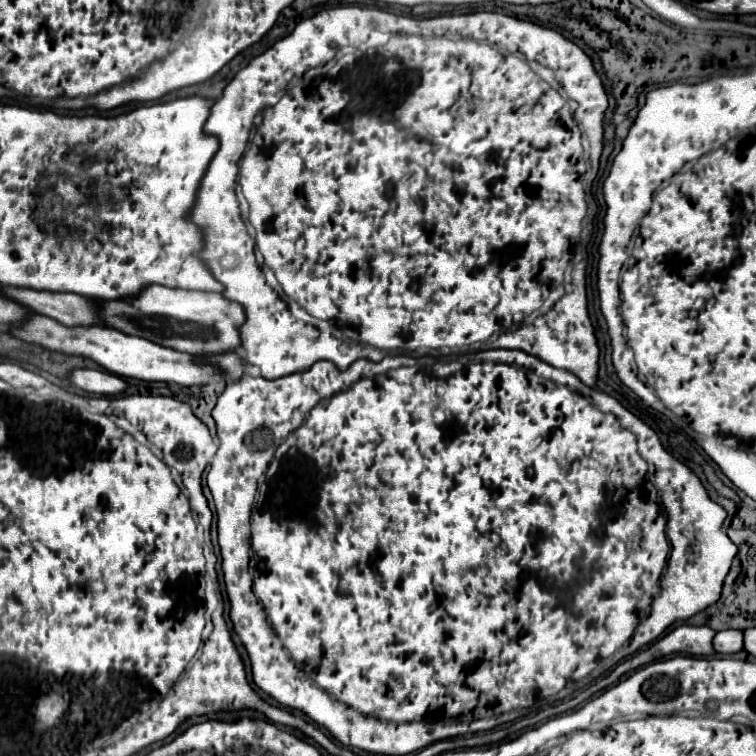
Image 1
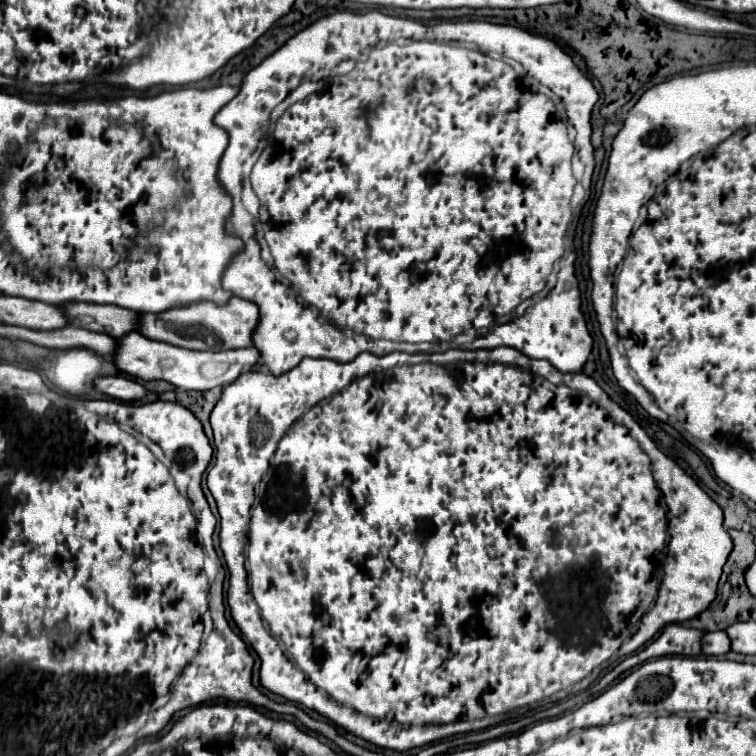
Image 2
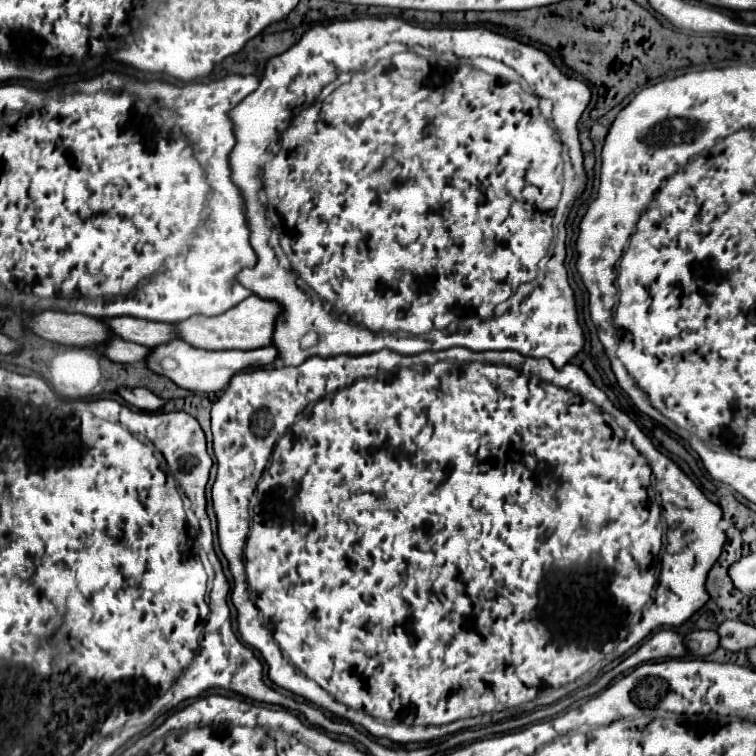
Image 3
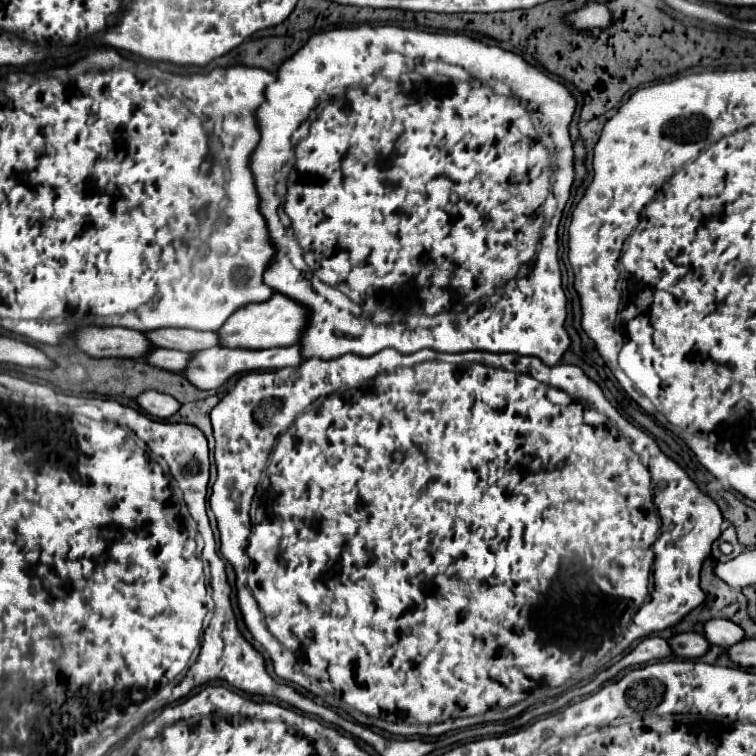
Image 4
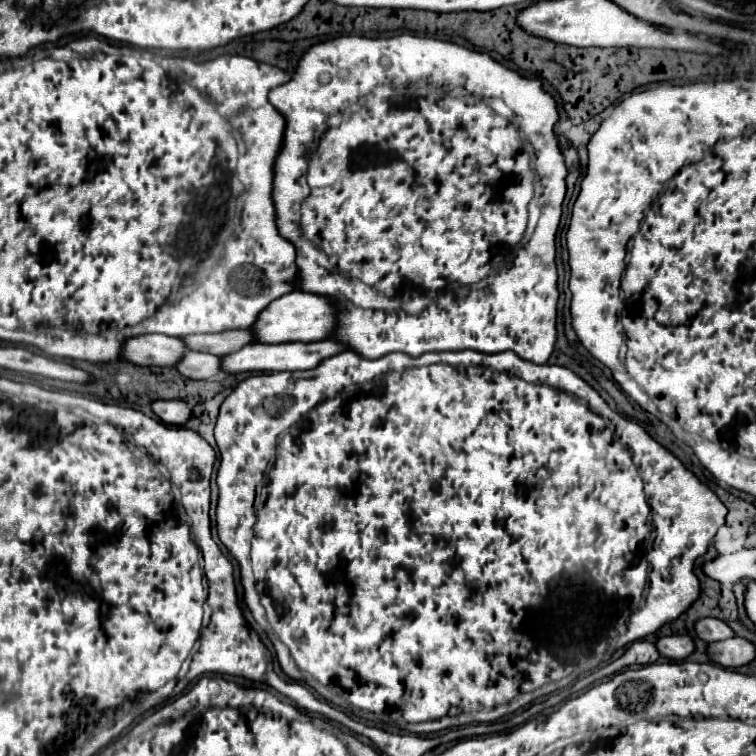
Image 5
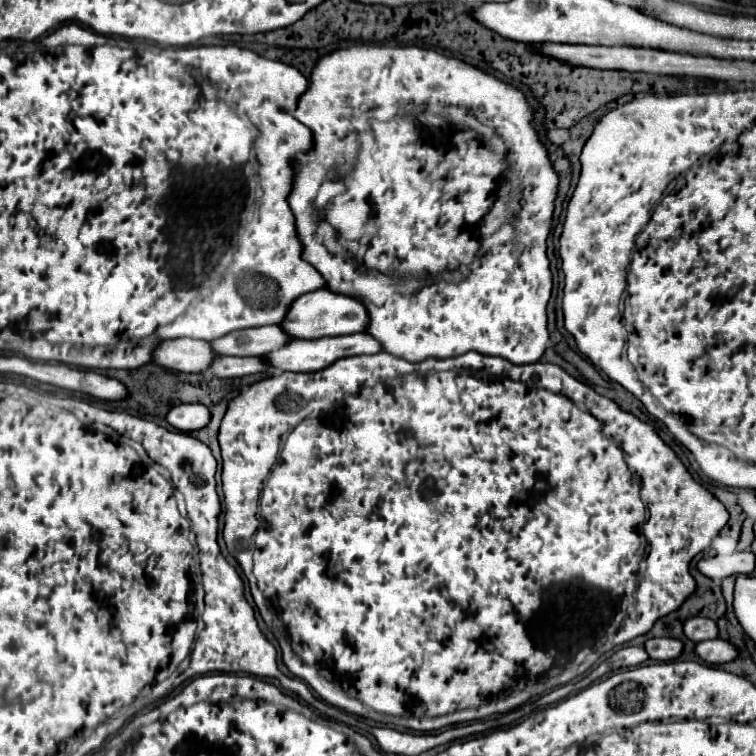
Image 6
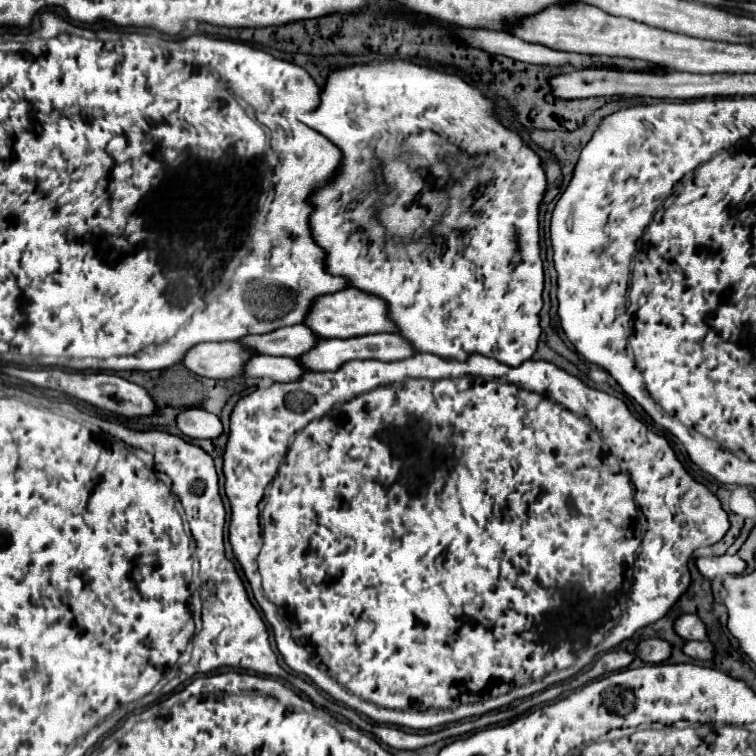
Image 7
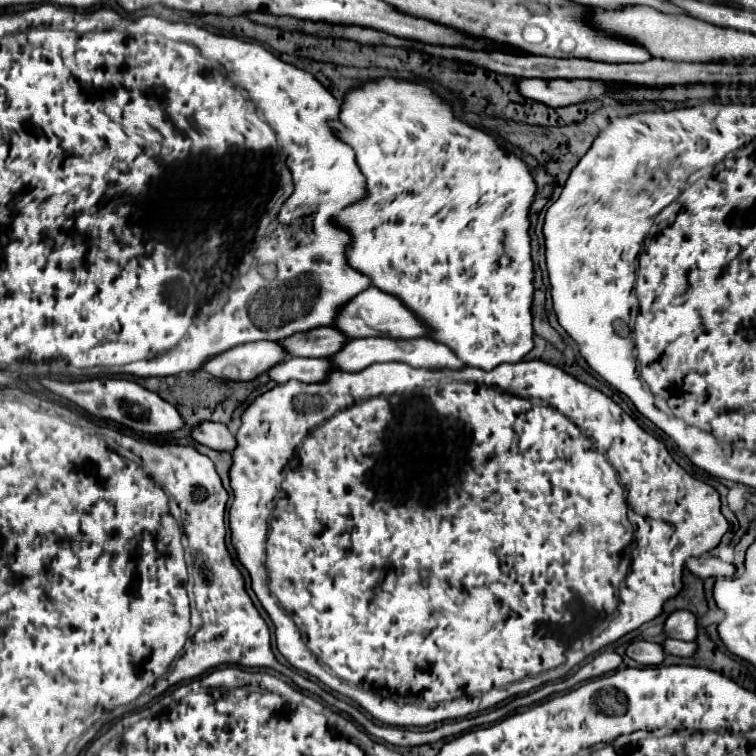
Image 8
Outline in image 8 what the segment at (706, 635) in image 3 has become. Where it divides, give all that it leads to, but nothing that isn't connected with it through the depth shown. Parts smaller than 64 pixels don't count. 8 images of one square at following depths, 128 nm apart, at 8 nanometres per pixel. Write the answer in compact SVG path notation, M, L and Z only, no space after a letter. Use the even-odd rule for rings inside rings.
M646 640L632 642L626 648L626 654L644 666L658 666L658 664L662 664L662 660L666 656L662 644L654 644L654 642L646 642Z

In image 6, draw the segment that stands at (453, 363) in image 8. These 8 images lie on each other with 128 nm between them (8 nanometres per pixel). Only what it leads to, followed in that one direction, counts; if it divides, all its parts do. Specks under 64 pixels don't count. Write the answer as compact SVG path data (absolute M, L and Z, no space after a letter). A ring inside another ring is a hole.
M358 332L358 334L348 334L348 336L334 336L334 338L318 338L318 340L290 340L288 344L284 344L284 348L276 348L276 352L272 352L272 356L262 356L264 360L268 360L268 366L284 372L318 372L326 366L330 366L332 362L346 358L346 356L356 356L356 354L376 354L380 352L380 344L366 332Z

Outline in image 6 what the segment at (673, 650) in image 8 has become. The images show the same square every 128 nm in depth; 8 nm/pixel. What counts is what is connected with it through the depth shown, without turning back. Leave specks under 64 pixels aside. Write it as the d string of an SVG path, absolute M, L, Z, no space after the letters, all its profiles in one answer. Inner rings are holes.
M716 638L716 640L706 640L696 644L696 654L708 662L708 664L726 664L738 658L738 650L732 642Z

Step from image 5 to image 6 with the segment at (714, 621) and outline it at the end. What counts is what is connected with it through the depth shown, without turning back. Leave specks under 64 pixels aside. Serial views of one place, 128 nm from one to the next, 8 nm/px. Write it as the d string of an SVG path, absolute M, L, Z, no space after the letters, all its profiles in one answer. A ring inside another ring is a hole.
M688 618L684 622L684 634L692 640L692 642L704 642L704 640L712 640L718 638L718 626L712 618Z

